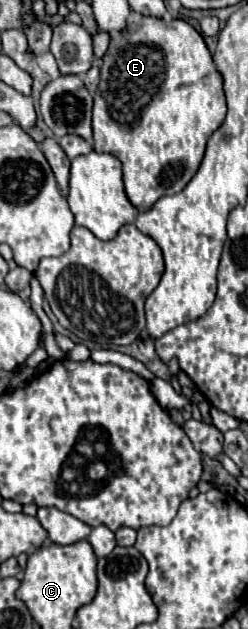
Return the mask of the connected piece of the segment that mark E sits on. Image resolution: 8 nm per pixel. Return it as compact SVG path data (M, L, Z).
M135 17L127 25L125 31L111 35L111 43L109 43L109 49L107 49L107 53L103 57L103 65L101 65L101 83L99 83L99 89L95 93L93 139L95 139L95 151L111 153L111 155L115 155L123 163L125 193L127 193L129 201L133 203L133 207L137 211L149 211L159 197L163 197L163 195L175 195L175 193L179 193L191 181L191 177L197 173L197 169L201 165L201 159L205 155L207 139L223 123L225 111L227 111L227 107L225 107L225 97L223 97L223 79L221 79L219 71L215 69L215 63L211 59L211 53L209 53L209 49L205 45L203 37L189 23L185 23L181 19L167 21L167 19L155 19L155 17Z

